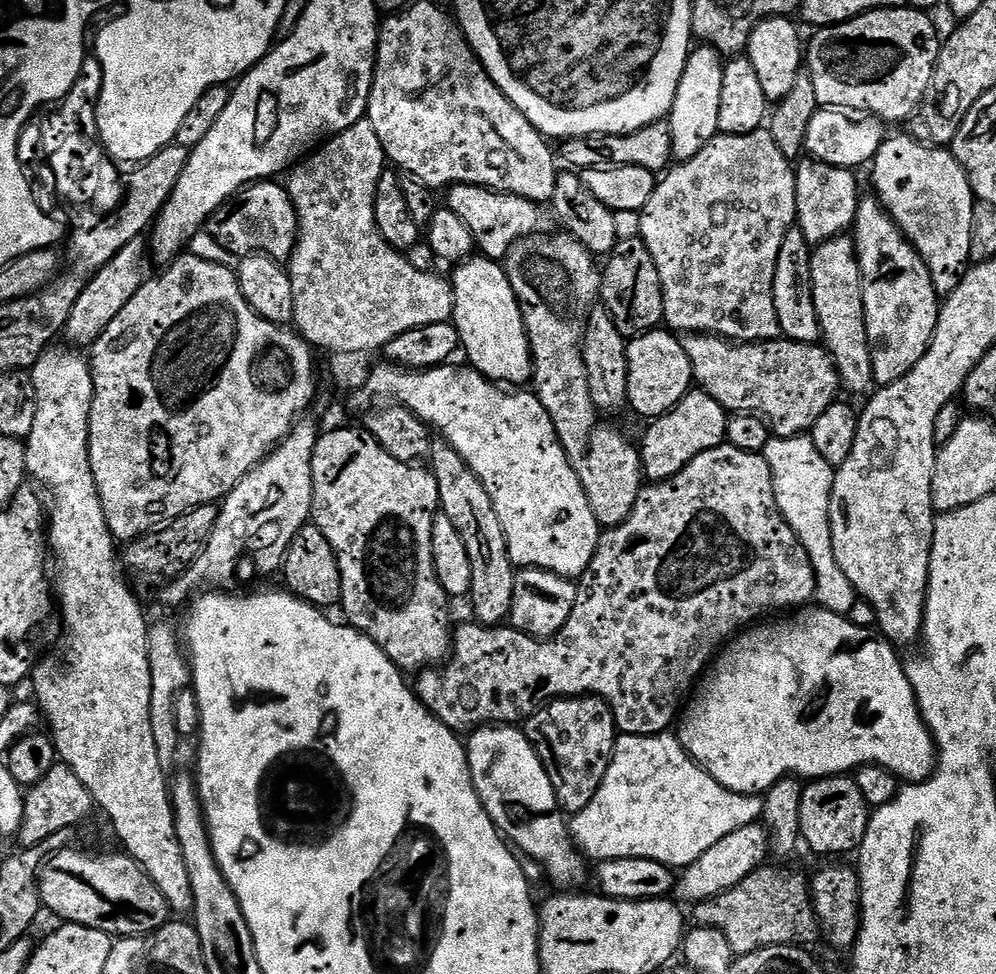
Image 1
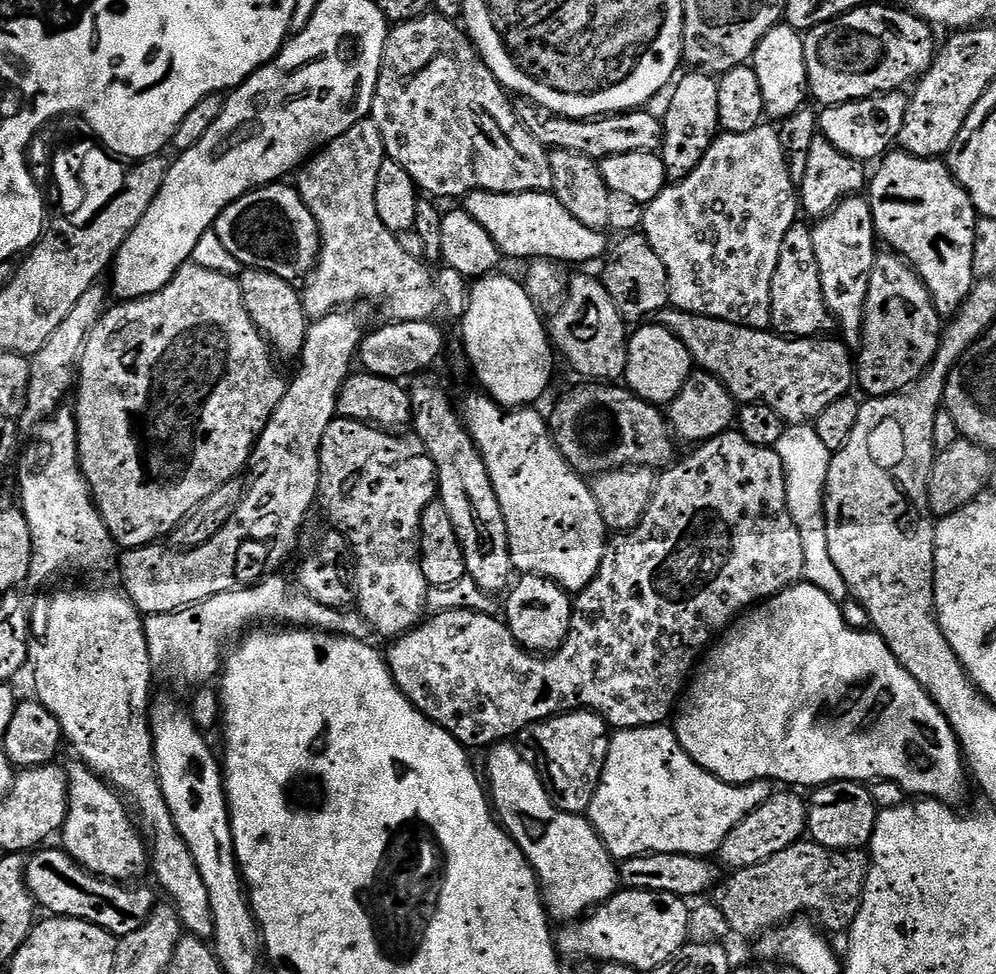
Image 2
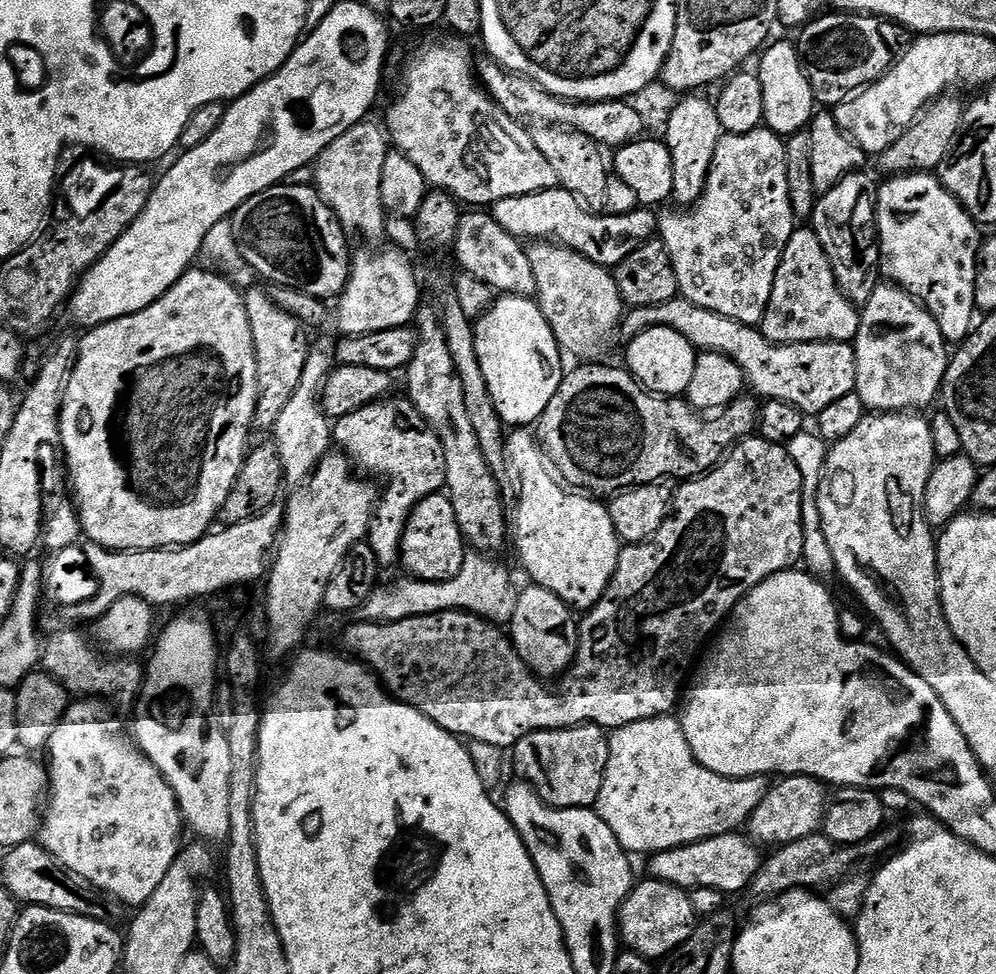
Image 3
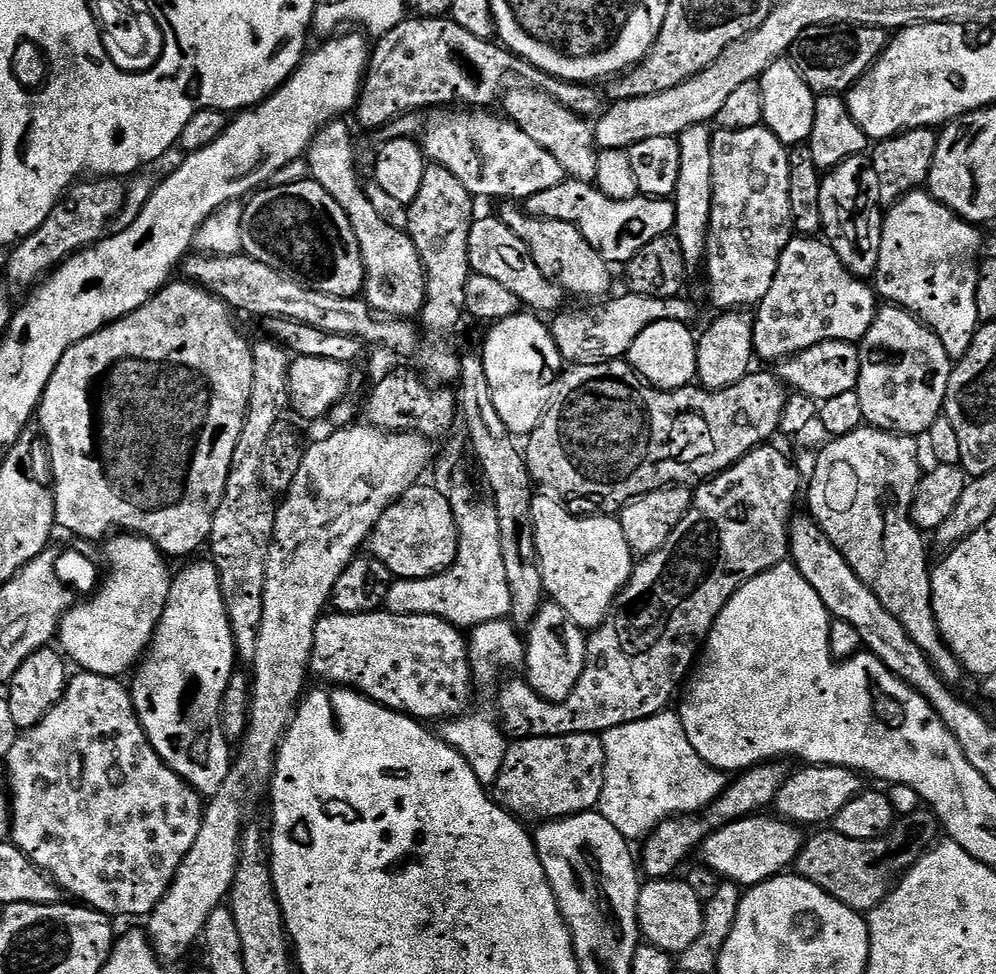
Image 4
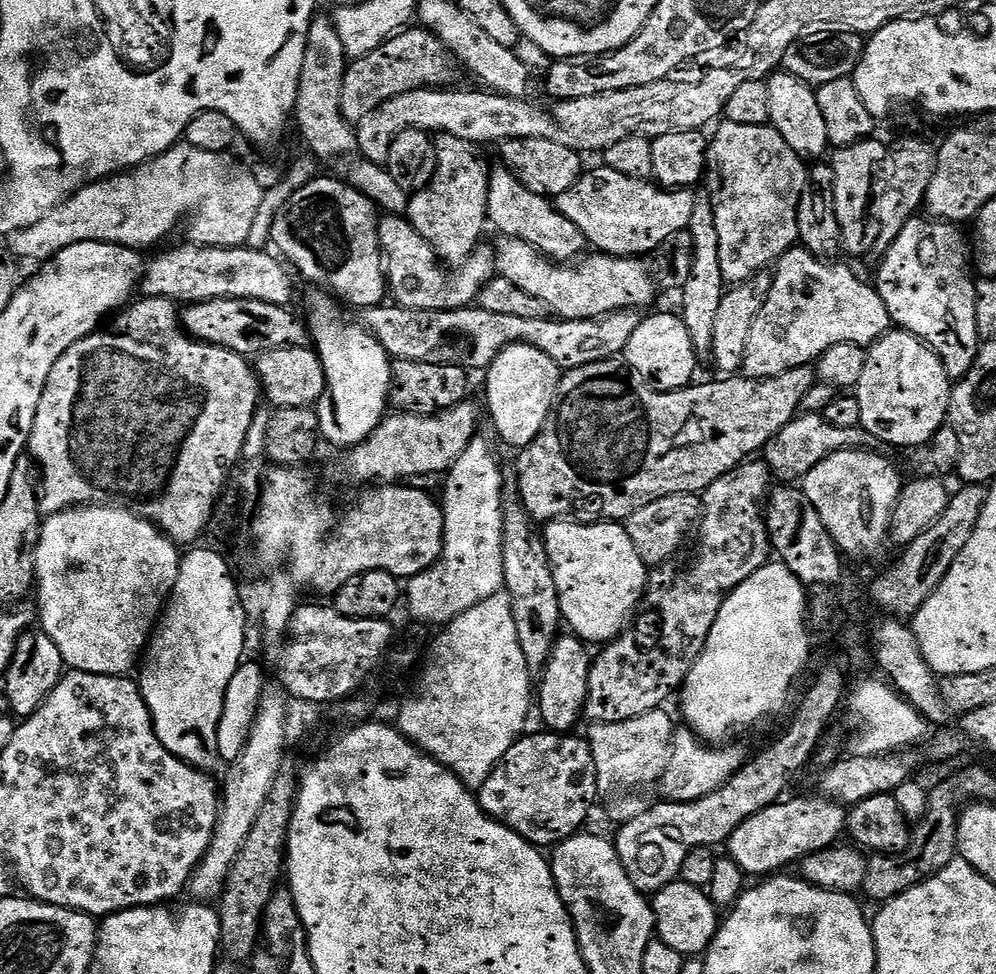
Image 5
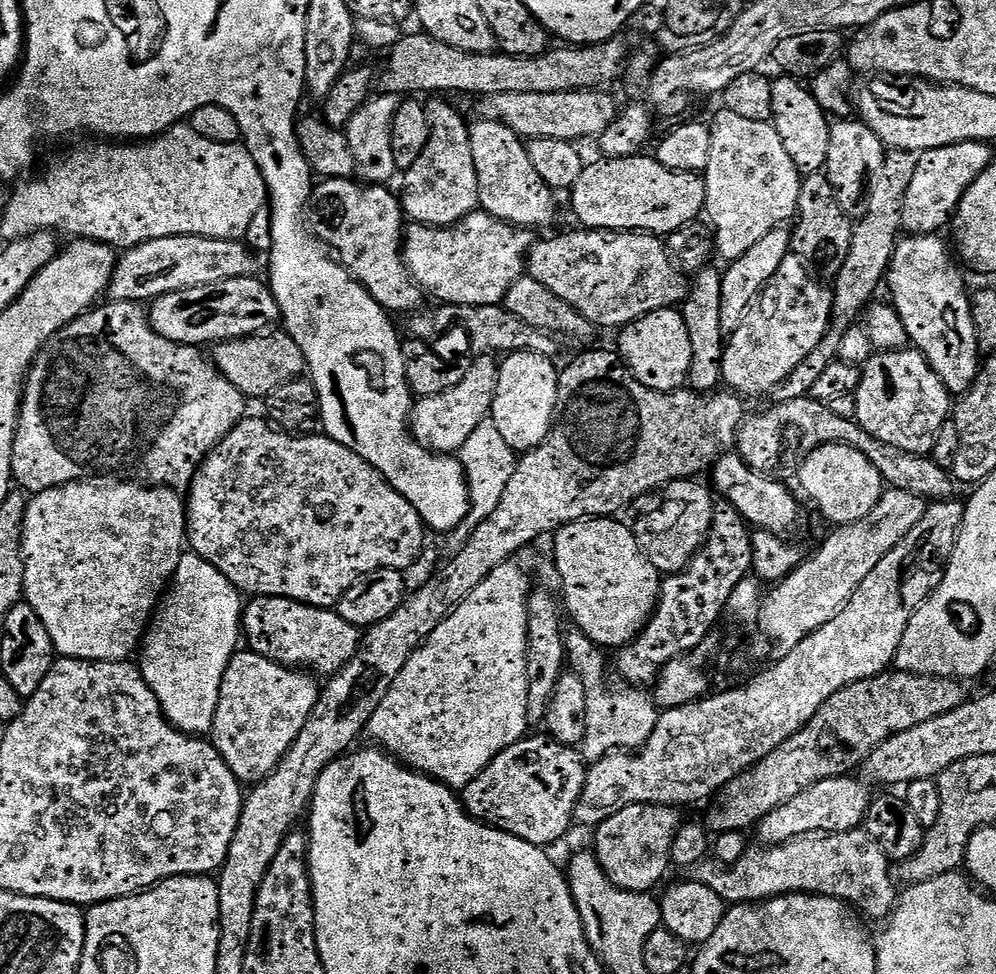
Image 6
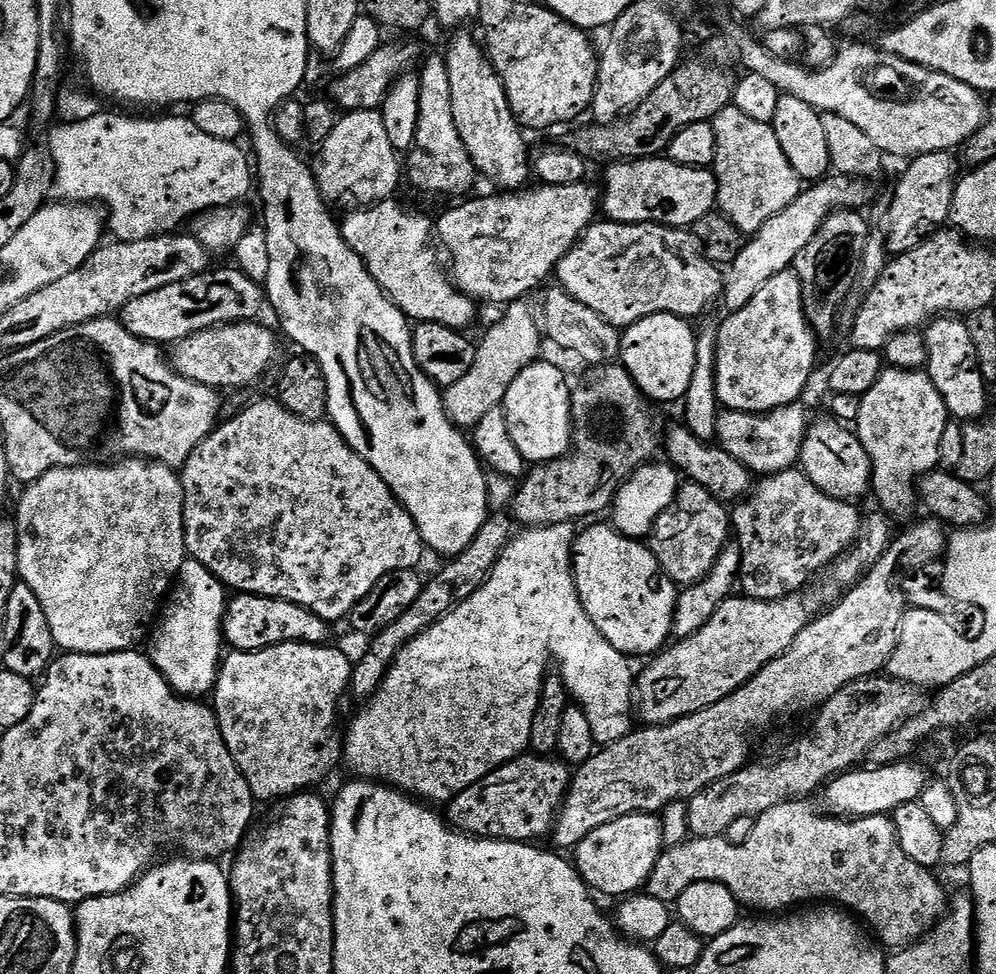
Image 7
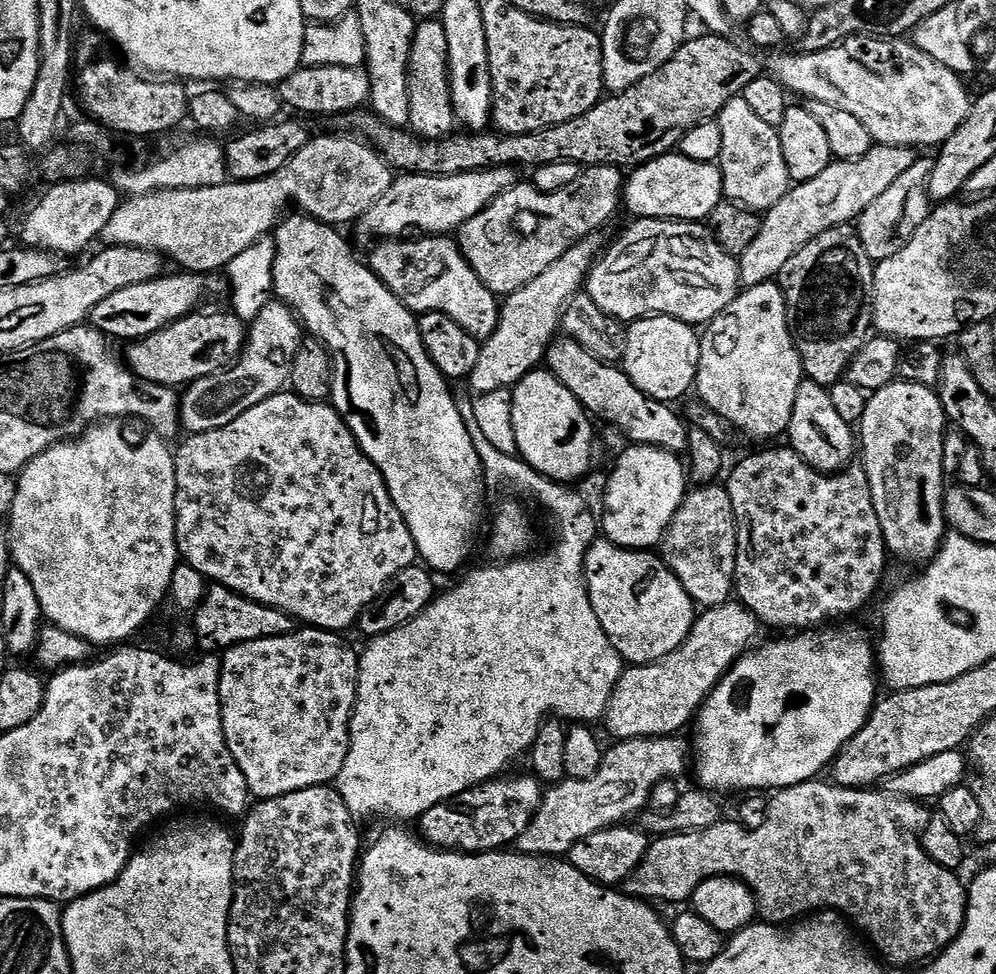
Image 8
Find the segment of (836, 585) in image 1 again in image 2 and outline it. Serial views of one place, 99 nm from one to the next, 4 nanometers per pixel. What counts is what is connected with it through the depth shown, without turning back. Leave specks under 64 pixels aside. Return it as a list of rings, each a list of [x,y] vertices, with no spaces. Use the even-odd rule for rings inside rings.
[[[811,423],[788,424],[782,438],[778,438],[775,450],[778,458],[782,458],[782,466],[786,470],[786,500],[790,518],[794,518],[798,534],[802,534],[803,579],[818,586],[818,590],[822,590],[822,594],[826,594],[831,600],[843,602],[849,599],[850,593],[846,586],[846,578],[842,578],[838,566],[834,566],[834,558],[830,558],[830,542],[826,538],[824,517],[826,478],[834,453],[826,450],[822,438],[818,438]]]

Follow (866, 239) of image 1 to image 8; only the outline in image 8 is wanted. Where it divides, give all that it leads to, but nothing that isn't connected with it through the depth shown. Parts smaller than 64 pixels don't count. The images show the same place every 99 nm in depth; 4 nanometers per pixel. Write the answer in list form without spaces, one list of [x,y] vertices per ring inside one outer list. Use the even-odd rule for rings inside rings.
[[[899,378],[869,395],[866,414],[862,414],[858,425],[858,448],[864,451],[862,467],[870,482],[870,494],[882,526],[884,544],[895,559],[897,556],[908,564],[927,565],[944,543],[946,477],[942,466],[942,442],[945,431],[946,417],[939,395],[926,386]]]

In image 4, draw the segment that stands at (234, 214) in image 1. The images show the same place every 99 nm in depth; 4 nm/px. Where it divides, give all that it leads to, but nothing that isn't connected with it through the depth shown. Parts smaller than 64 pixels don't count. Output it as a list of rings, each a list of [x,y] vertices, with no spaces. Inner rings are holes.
[[[311,178],[296,180],[293,184],[282,185],[281,188],[272,187],[268,186],[257,191],[243,205],[241,222],[243,255],[254,258],[322,294],[359,297],[364,292],[364,263],[358,238],[354,238],[354,230],[350,226],[350,218],[346,218],[338,202],[334,202],[334,198],[330,198],[330,194],[326,194],[326,190],[322,190],[322,186],[318,186],[318,182]]]

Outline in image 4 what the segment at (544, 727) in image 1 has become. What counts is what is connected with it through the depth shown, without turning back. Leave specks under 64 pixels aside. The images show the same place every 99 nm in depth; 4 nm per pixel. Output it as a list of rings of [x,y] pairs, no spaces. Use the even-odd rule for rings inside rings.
[[[597,733],[566,734],[550,738],[526,738],[507,745],[502,770],[494,785],[494,799],[506,812],[521,821],[547,822],[593,811],[600,803],[600,788],[604,784],[604,742]]]

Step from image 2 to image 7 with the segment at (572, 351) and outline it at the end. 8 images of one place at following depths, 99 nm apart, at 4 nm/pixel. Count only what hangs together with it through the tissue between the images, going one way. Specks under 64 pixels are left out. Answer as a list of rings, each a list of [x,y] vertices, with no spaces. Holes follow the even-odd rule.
[[[460,30],[448,44],[446,59],[450,74],[450,106],[454,106],[454,126],[462,134],[462,142],[472,159],[477,173],[488,180],[493,180],[500,190],[520,190],[525,187],[530,176],[530,156],[528,144],[524,141],[525,133],[510,110],[506,90],[498,74],[488,61],[488,53],[468,30]]]

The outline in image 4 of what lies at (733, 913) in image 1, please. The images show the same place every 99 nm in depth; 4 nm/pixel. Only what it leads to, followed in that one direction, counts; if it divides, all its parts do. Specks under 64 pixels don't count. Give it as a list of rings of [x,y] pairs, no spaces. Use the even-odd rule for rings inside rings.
[[[921,810],[902,816],[884,836],[873,840],[846,838],[835,830],[820,830],[817,836],[809,835],[804,841],[794,865],[795,875],[822,886],[826,894],[838,898],[850,910],[867,914],[881,904],[904,873],[908,872],[937,843],[942,828],[936,815]]]

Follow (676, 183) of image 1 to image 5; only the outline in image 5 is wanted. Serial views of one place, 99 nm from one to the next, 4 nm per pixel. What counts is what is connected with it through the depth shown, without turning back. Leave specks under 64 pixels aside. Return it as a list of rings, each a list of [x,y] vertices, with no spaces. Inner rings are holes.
[[[720,122],[715,128],[716,141],[713,139],[709,143],[707,159],[710,161],[711,170],[713,168],[720,175],[720,189],[716,192],[716,198],[714,197],[718,262],[724,269],[725,285],[731,286],[746,282],[750,276],[755,276],[758,270],[767,269],[773,262],[779,261],[790,246],[797,243],[796,196],[794,184],[792,188],[792,171],[796,168],[798,157],[768,124],[742,126]]]

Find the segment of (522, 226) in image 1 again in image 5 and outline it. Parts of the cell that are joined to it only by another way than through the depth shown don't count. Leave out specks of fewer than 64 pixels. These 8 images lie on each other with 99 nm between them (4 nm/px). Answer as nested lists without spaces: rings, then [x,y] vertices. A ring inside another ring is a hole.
[[[598,166],[593,172],[585,171],[568,192],[555,197],[554,203],[557,212],[582,230],[585,241],[591,247],[593,244],[596,252],[640,258],[655,252],[666,238],[687,229],[697,202],[692,194],[688,190],[662,188],[647,179],[628,177],[612,168]]]

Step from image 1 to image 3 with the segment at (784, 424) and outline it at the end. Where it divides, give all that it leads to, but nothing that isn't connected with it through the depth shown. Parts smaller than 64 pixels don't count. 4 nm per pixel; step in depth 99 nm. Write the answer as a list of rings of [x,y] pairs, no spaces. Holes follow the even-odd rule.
[[[683,298],[662,302],[658,306],[631,309],[622,321],[622,332],[625,332],[625,337],[628,338],[642,334],[648,328],[678,330],[678,334],[682,334],[682,338],[686,338],[686,342],[690,342],[692,347],[700,352],[717,352],[729,356],[740,367],[747,387],[753,388],[751,391],[757,397],[792,404],[799,412],[805,414],[826,410],[830,402],[838,402],[838,398],[846,398],[846,394],[856,391],[856,349],[851,343],[839,344],[833,340],[819,340],[813,344],[772,344],[761,334],[759,327],[738,322],[732,316],[714,314],[714,310],[694,306],[692,300]]]

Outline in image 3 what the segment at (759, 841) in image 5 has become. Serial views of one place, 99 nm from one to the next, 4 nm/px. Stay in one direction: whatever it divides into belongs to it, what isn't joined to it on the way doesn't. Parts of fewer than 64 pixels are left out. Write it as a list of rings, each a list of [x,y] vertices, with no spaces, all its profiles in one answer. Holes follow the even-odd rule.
[[[727,832],[714,838],[700,840],[669,852],[657,852],[651,857],[647,875],[685,890],[709,888],[725,894],[740,892],[751,885],[762,863],[761,849],[747,835]]]

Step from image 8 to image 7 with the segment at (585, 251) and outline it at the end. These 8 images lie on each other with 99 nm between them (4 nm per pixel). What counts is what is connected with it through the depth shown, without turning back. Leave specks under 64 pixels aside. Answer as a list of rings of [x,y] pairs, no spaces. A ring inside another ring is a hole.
[[[528,302],[509,304],[503,312],[504,317],[478,340],[474,366],[470,366],[470,370],[459,382],[454,382],[454,386],[443,389],[444,408],[448,412],[448,418],[461,430],[475,428],[485,414],[501,407],[506,398],[506,390],[510,390],[510,382],[514,382],[514,378],[518,378],[526,366],[541,359],[542,325],[537,313],[532,313]]]

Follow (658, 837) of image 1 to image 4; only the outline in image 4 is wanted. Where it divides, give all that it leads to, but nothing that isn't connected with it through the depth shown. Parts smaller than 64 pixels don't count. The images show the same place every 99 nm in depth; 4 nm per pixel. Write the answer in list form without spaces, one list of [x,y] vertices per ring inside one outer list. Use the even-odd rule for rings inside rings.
[[[675,711],[642,718],[603,733],[604,784],[598,811],[629,842],[643,841],[663,820],[691,816],[707,809],[724,793],[730,780],[711,768],[690,746],[686,730]]]

